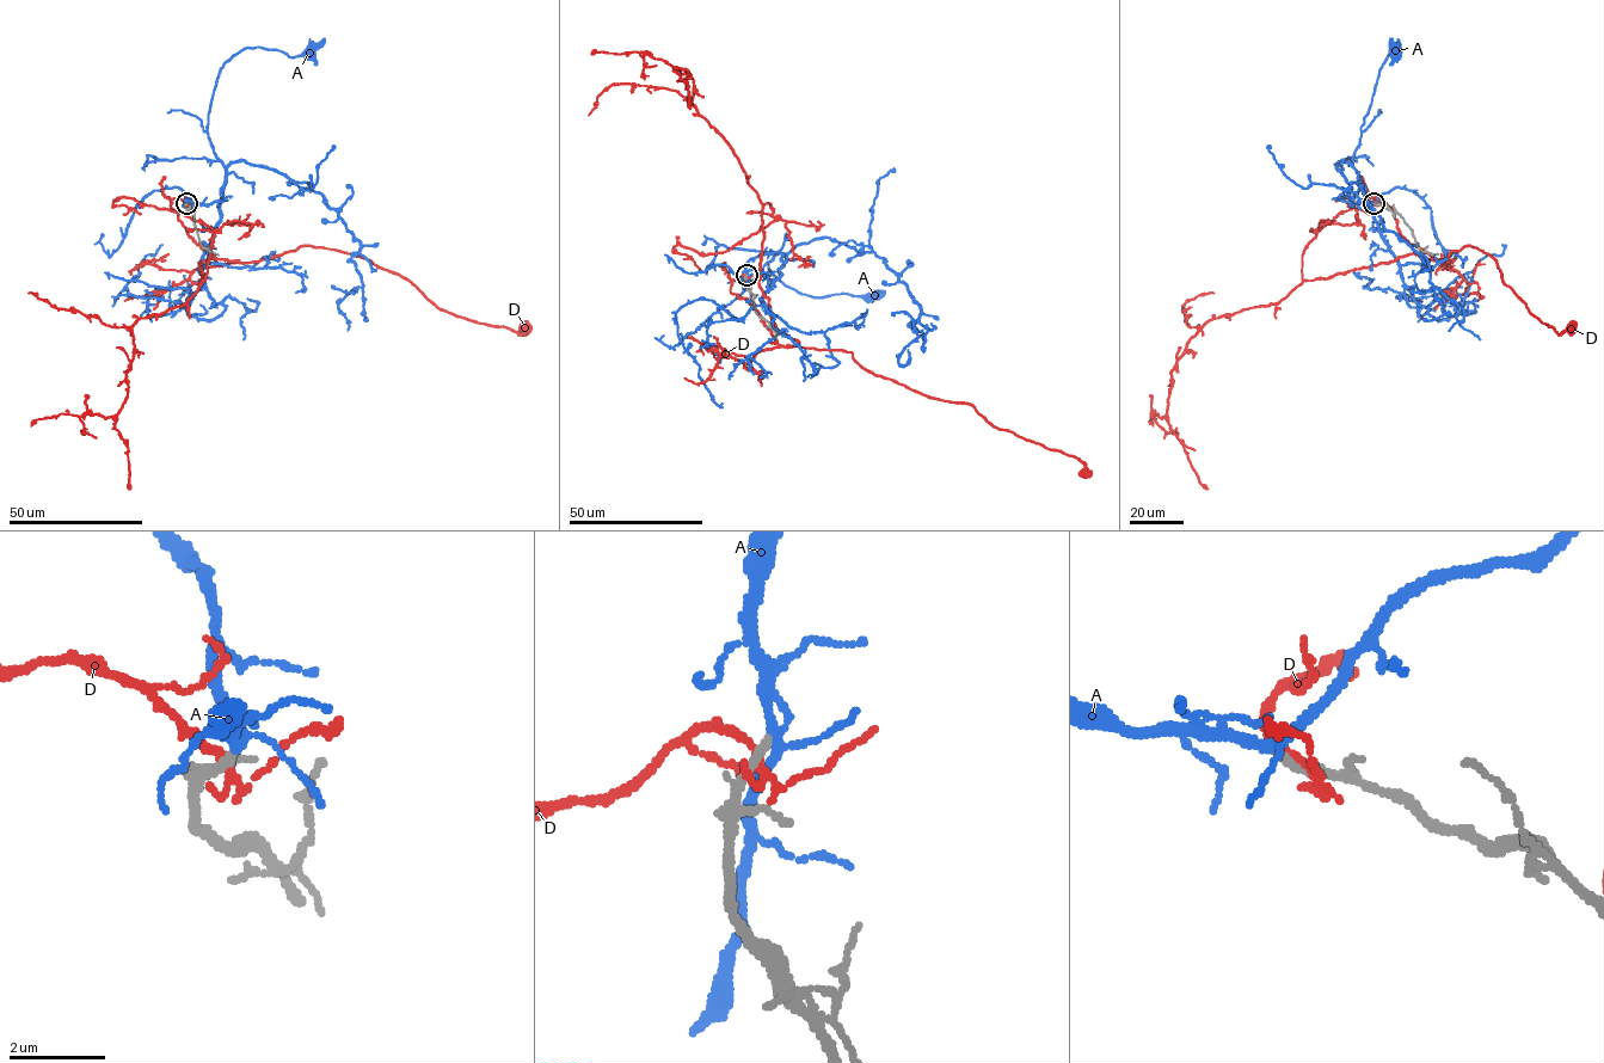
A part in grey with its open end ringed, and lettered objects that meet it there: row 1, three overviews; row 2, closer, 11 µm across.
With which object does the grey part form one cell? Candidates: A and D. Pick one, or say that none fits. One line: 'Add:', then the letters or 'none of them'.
Add: A

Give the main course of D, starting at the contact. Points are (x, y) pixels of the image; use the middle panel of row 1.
D: (745, 276), (730, 290), (781, 346), (849, 351), (878, 375), (970, 403), (997, 428), (1076, 458), (1085, 472)

